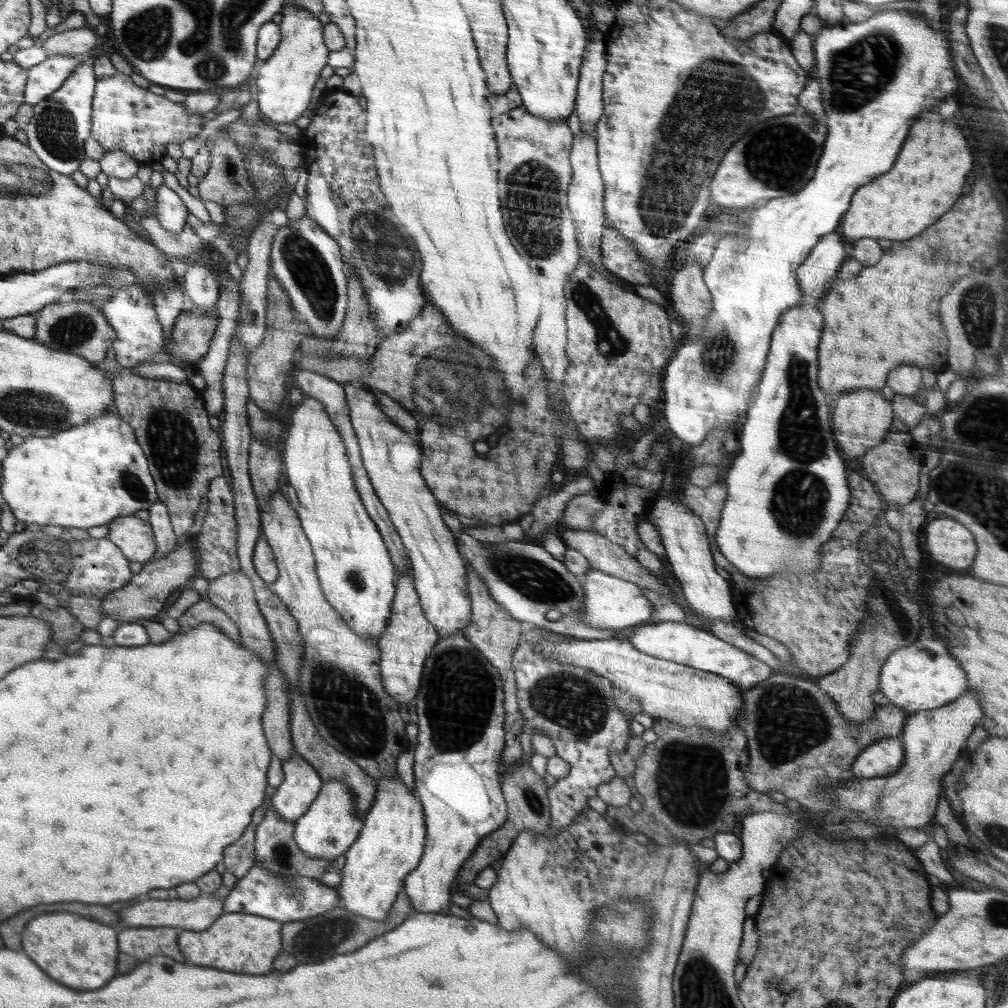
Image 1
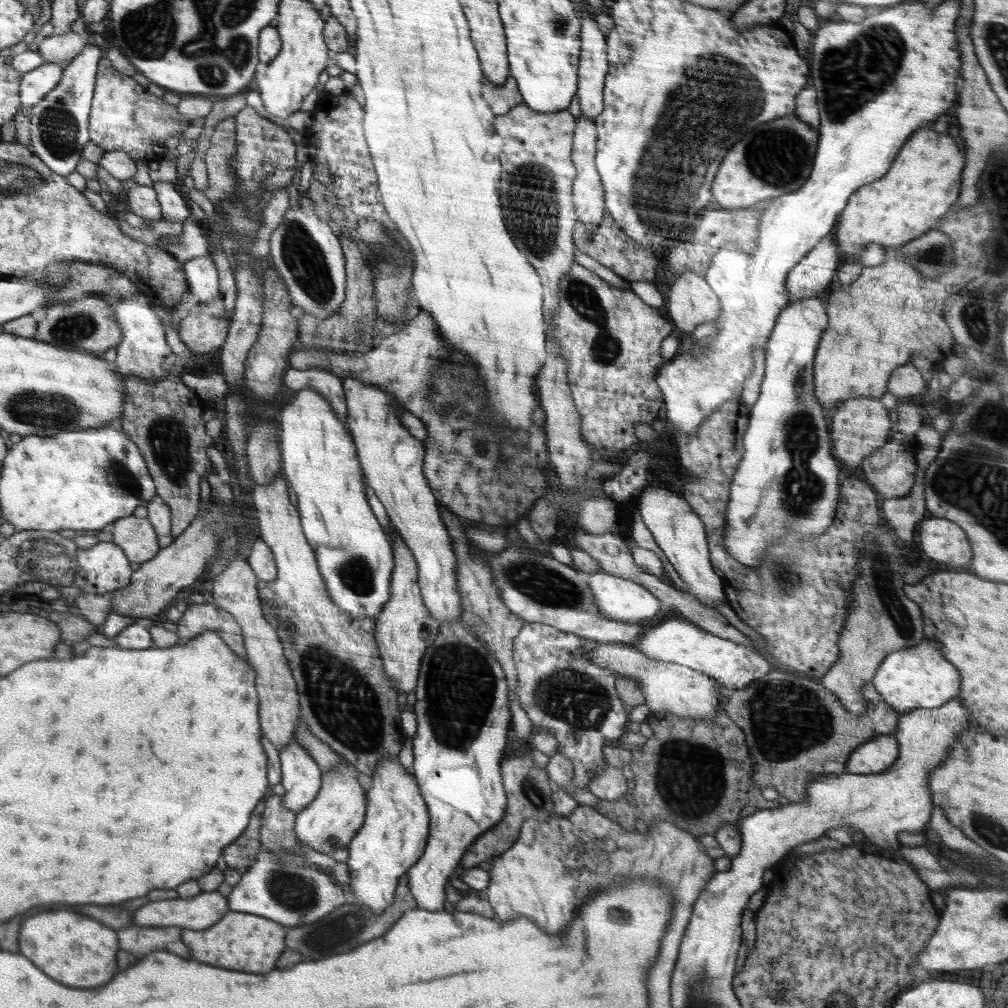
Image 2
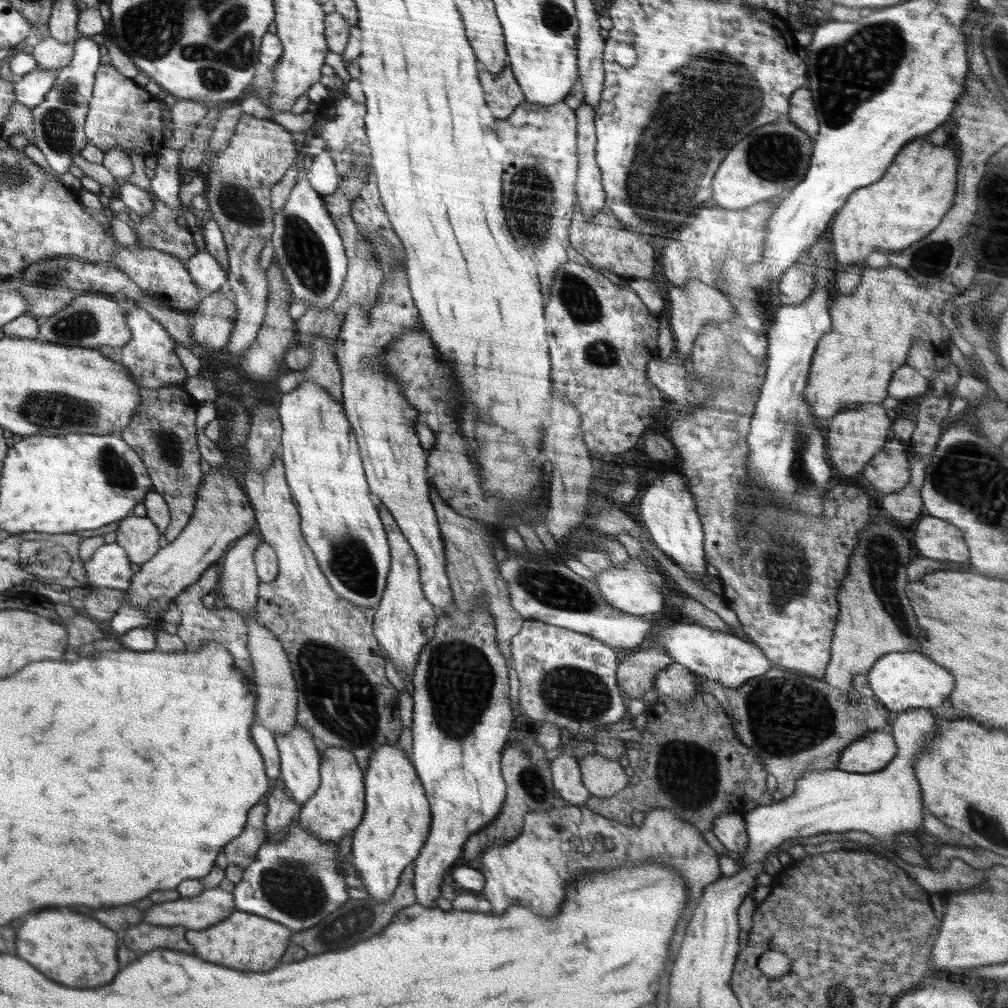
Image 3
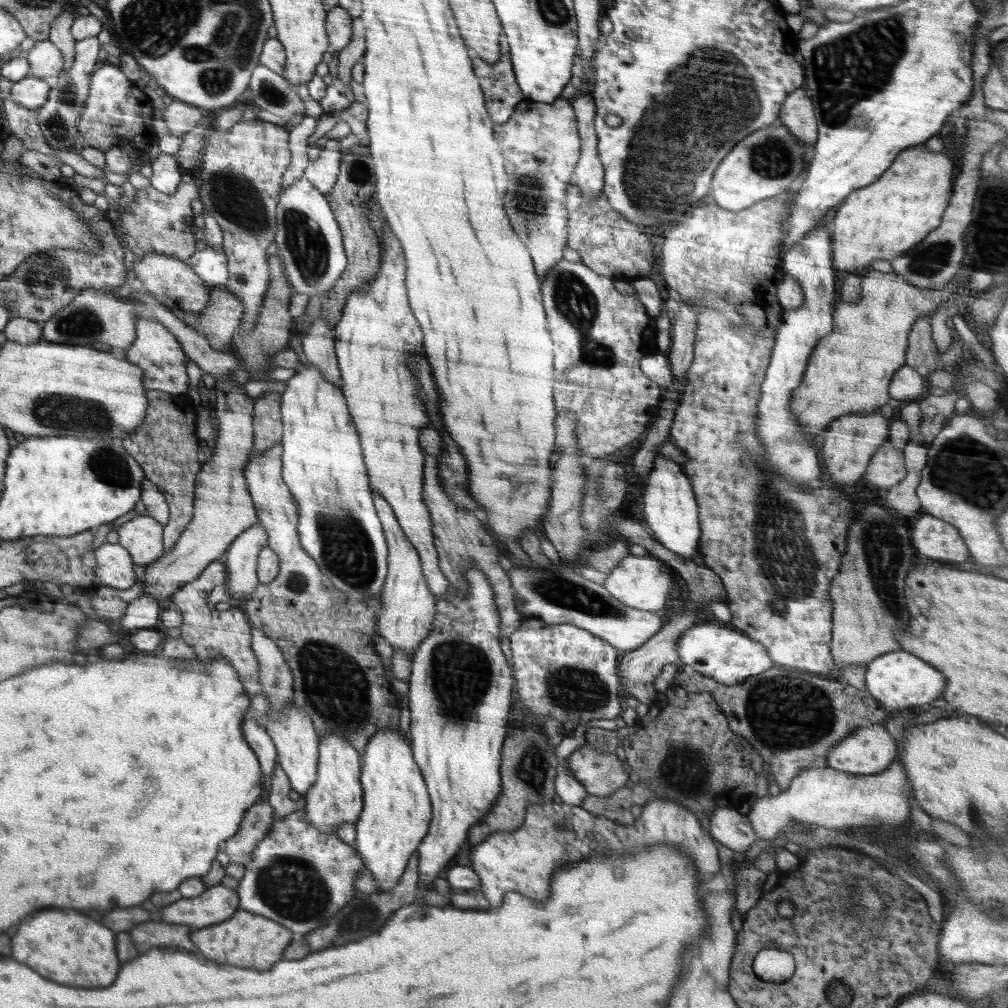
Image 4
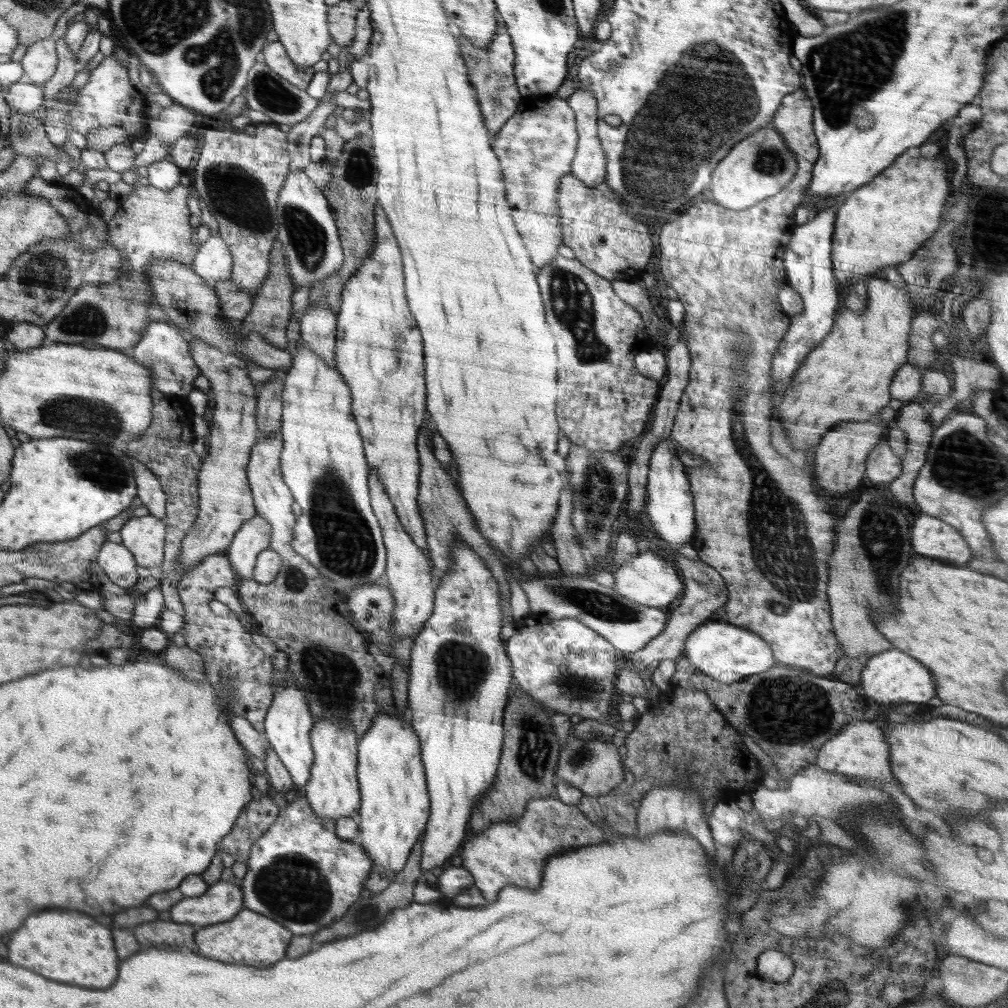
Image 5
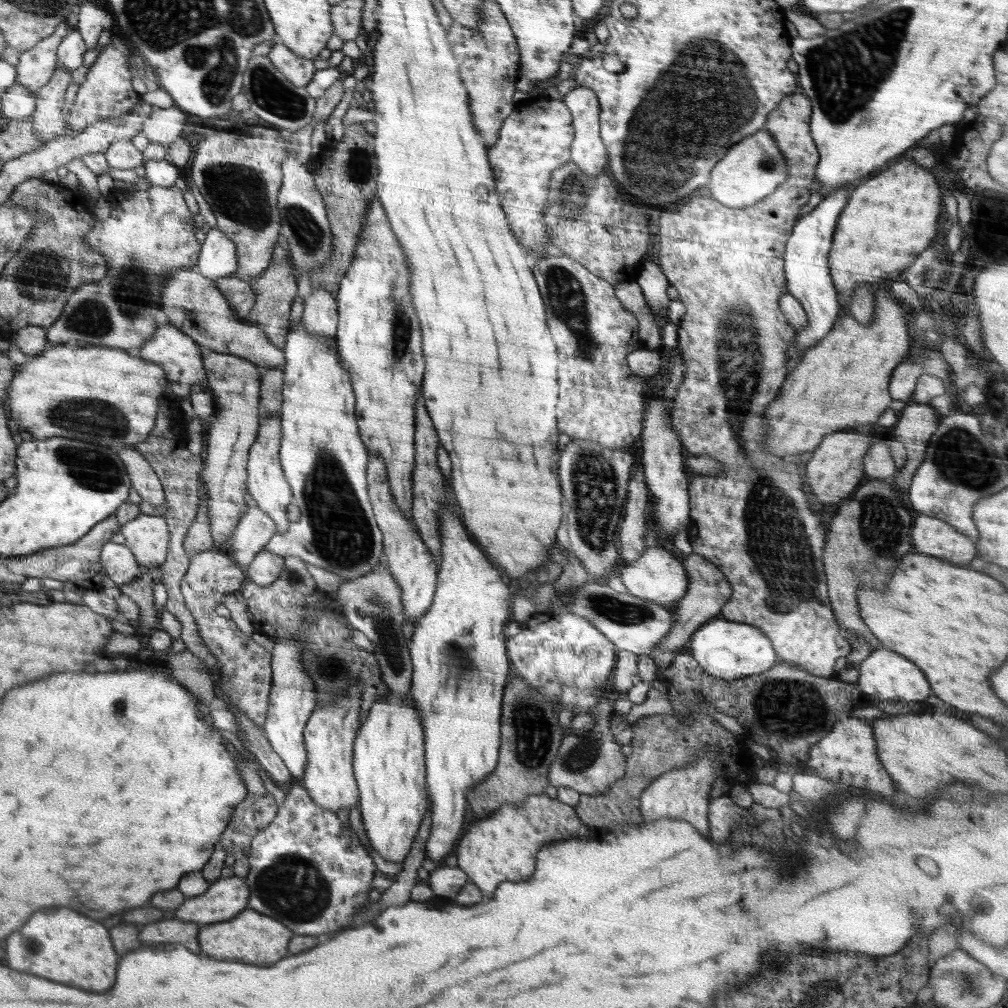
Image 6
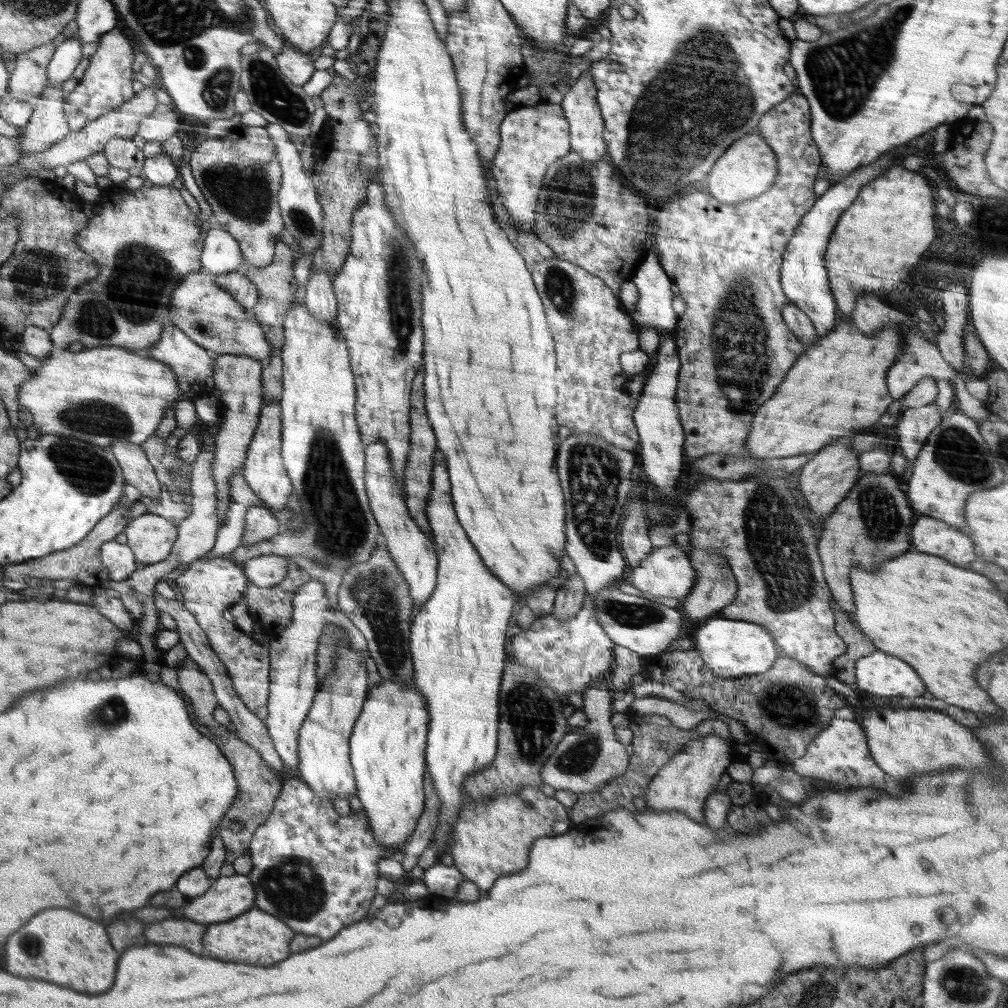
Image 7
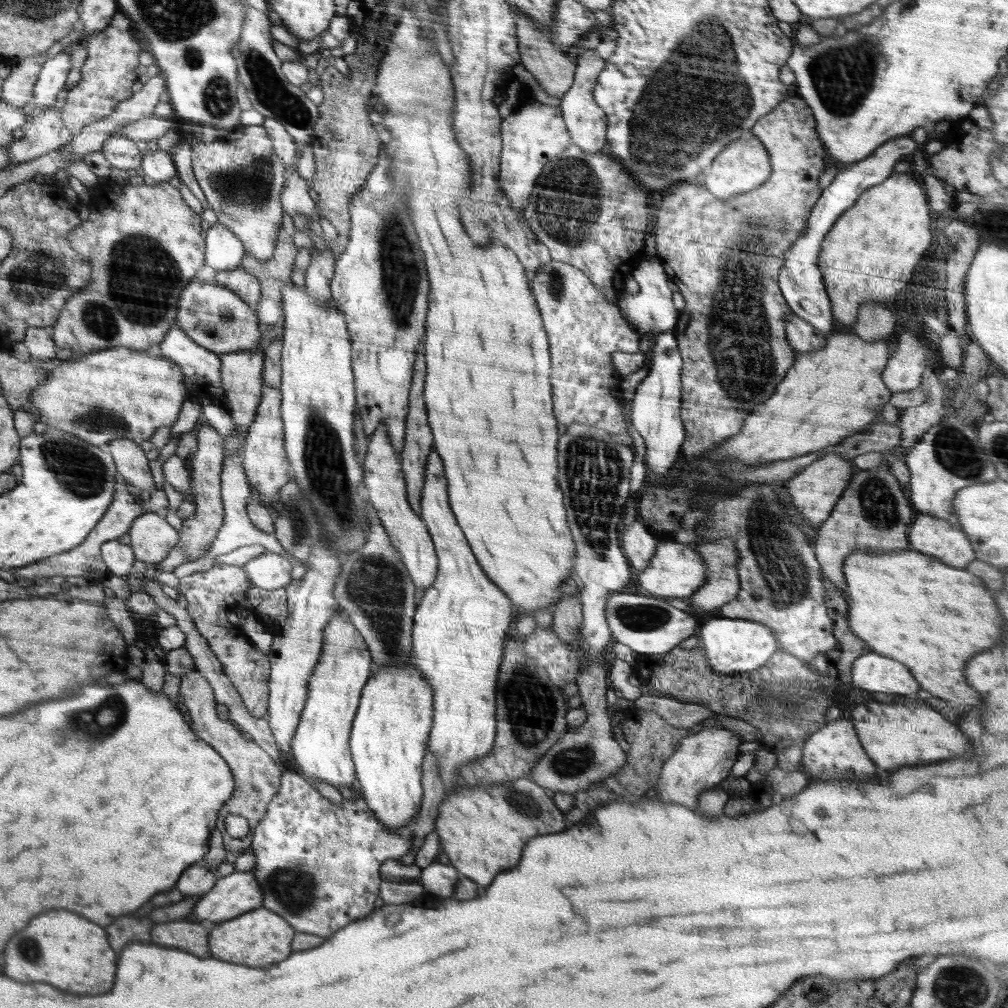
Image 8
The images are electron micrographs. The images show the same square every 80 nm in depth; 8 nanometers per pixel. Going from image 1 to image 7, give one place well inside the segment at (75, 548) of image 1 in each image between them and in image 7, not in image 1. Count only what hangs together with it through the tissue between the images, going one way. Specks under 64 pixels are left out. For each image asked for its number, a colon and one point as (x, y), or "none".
2: (104, 568)
3: (109, 567)
4: (115, 569)
5: (117, 561)
6: (119, 563)
7: (119, 559)

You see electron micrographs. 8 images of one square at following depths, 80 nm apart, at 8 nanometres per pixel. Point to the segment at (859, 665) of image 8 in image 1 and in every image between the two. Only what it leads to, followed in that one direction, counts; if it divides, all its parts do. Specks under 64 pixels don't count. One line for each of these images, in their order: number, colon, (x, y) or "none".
1: (923, 676)
2: (915, 678)
3: (904, 680)
4: (898, 680)
5: (889, 678)
6: (884, 675)
7: (878, 674)

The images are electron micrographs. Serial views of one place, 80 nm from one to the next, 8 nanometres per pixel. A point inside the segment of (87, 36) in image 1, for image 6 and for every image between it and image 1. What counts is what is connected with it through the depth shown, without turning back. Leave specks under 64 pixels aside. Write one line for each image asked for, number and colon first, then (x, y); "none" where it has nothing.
2: (64, 48)
3: (50, 54)
4: (45, 60)
5: (39, 63)
6: (36, 66)

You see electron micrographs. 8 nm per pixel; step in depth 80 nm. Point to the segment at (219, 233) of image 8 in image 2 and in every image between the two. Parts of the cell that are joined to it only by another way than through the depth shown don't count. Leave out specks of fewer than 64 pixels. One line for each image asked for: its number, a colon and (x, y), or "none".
2: (201, 273)
3: (209, 275)
4: (210, 263)
5: (214, 262)
6: (218, 259)
7: (222, 254)

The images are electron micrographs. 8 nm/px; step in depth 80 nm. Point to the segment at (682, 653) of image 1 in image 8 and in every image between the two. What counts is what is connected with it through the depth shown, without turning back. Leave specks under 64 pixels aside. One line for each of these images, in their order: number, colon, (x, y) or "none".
2: (681, 642)
3: (726, 658)
4: (720, 652)
5: (729, 653)
6: (729, 650)
7: (731, 648)
8: (733, 645)

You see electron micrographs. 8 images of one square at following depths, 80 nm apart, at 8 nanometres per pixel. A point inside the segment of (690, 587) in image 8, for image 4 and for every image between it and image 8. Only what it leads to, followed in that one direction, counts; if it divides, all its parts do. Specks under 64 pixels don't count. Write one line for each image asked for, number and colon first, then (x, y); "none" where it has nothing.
4: (644, 582)
5: (648, 579)
6: (658, 576)
7: (667, 573)

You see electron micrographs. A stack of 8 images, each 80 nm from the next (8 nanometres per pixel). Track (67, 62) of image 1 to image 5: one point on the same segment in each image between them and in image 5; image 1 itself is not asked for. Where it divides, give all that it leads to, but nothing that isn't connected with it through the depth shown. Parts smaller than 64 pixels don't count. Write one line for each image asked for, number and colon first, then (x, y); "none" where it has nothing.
2: (38, 83)
3: (31, 89)
4: (31, 92)
5: (26, 98)

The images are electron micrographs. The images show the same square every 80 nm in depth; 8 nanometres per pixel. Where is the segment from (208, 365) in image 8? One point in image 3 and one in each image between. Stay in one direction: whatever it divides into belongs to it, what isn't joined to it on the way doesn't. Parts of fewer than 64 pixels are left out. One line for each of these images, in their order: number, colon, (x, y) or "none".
3: (150, 356)
4: (158, 353)
5: (165, 350)
6: (182, 359)
7: (193, 365)

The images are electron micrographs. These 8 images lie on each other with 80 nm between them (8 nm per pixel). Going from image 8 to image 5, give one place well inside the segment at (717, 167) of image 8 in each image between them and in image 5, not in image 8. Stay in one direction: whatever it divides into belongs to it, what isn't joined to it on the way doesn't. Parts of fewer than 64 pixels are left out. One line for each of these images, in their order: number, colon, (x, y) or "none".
5: (759, 166)
6: (753, 168)
7: (747, 168)

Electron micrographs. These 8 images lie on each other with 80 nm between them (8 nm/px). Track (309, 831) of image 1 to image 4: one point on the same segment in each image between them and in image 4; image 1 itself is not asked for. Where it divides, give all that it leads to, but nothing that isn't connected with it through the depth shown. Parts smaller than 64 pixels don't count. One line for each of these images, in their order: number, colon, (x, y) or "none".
2: (329, 823)
3: (336, 808)
4: (336, 798)

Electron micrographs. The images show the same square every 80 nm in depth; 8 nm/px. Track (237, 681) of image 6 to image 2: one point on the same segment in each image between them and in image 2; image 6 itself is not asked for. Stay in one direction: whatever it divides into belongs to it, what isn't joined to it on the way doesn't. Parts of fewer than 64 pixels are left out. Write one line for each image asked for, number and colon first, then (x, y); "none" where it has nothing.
2: (196, 619)
3: (198, 625)
4: (210, 634)
5: (229, 655)

